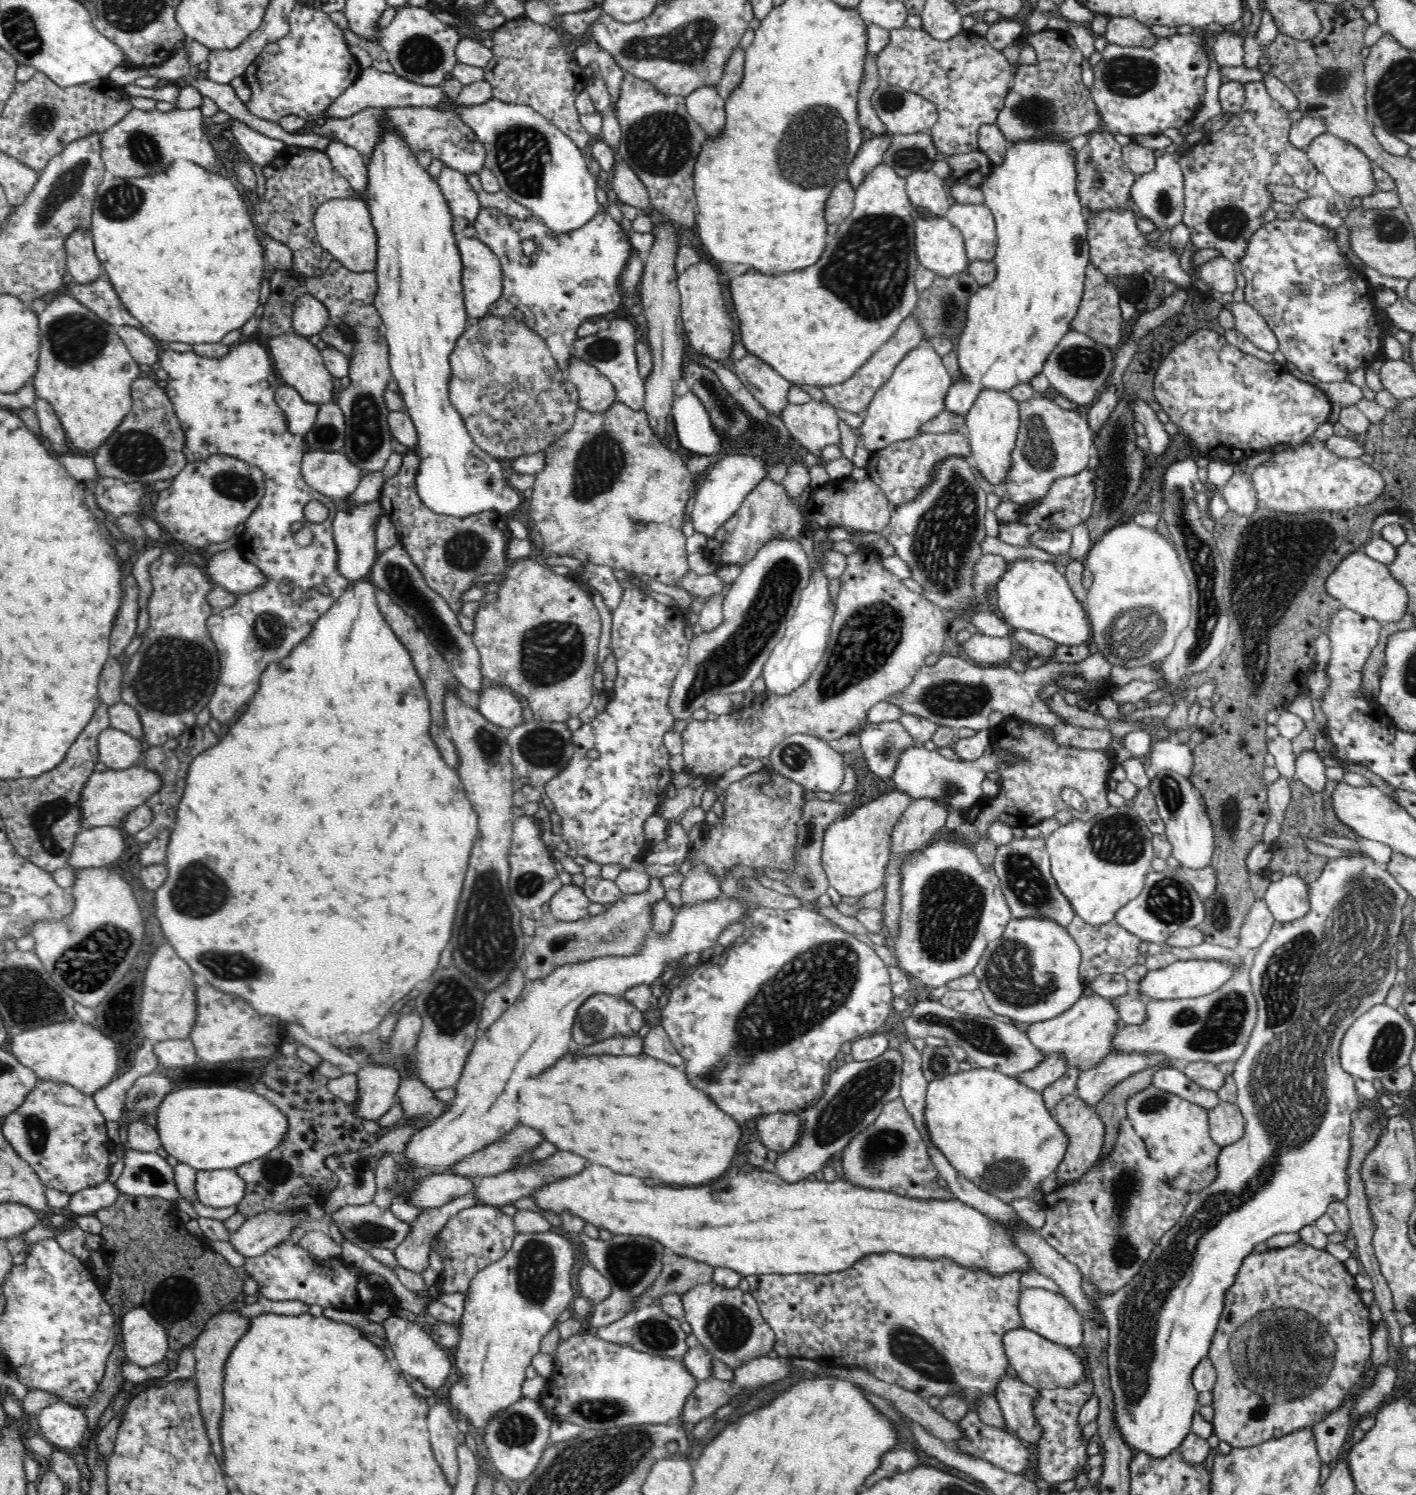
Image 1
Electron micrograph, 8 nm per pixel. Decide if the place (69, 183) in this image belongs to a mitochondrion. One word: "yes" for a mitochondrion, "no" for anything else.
yes

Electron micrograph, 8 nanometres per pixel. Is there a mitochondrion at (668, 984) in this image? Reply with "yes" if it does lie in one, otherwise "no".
no

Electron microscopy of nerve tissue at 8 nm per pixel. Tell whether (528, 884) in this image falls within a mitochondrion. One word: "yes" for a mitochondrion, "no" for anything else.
yes

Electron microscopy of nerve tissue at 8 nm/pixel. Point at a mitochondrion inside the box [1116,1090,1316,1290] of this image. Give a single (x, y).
(1151, 1104)

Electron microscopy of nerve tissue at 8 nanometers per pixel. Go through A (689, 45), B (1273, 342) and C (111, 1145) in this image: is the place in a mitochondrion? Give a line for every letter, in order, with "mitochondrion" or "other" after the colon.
A: mitochondrion
B: other
C: other

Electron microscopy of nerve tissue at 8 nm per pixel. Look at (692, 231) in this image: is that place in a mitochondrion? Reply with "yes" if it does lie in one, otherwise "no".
no

